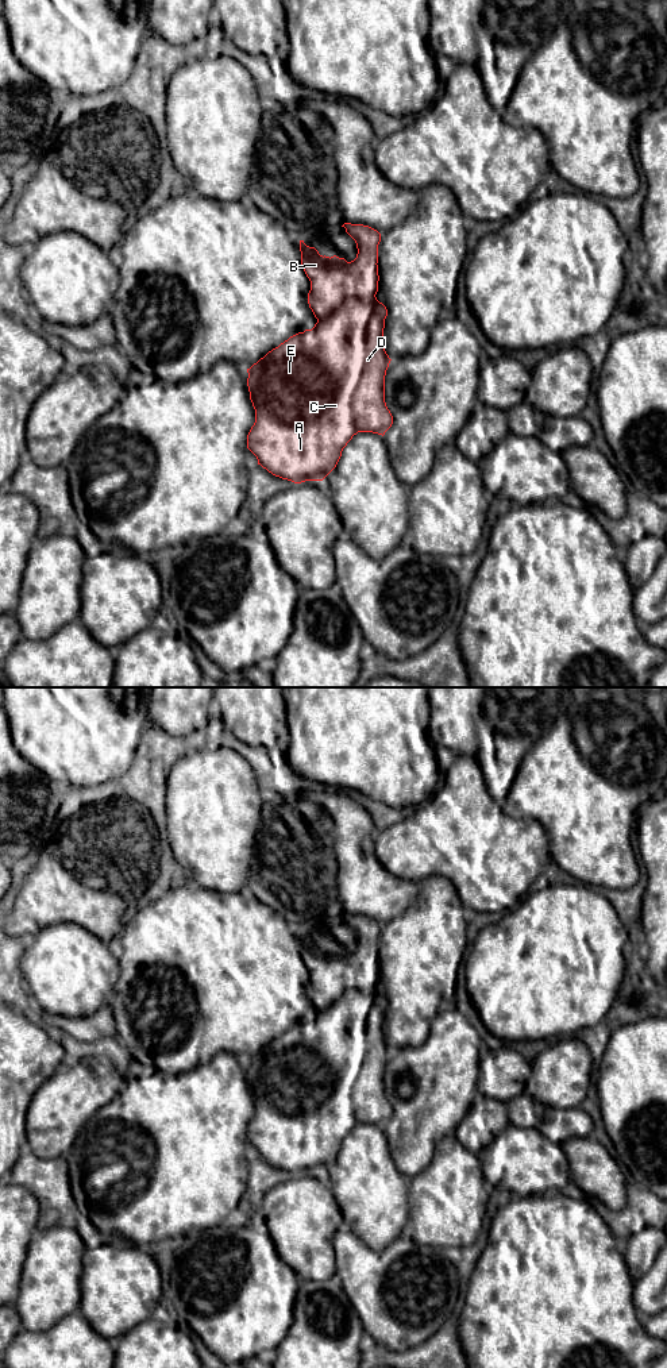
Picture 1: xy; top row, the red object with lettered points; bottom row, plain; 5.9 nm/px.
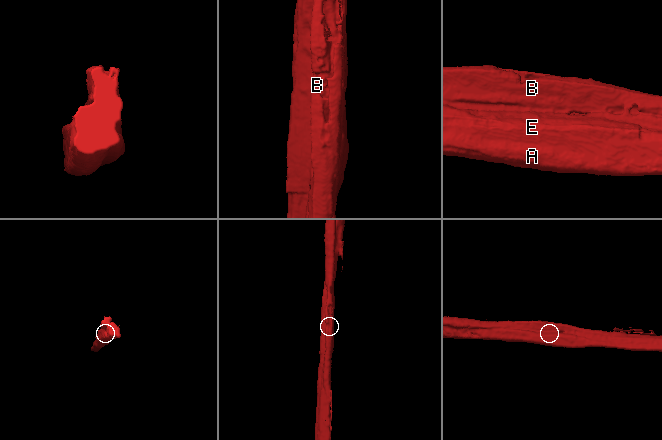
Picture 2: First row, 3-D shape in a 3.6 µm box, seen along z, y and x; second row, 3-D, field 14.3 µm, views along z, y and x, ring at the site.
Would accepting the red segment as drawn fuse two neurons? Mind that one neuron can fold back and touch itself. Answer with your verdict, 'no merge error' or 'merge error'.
merge error

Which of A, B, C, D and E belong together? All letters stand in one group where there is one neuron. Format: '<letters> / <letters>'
A C D E / B

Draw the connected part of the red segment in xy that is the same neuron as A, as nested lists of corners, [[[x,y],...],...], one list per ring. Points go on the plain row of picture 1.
[[[348,989],[342,998],[344,1010],[338,1014],[336,1025],[344,1030],[346,1037],[340,1047],[331,1047],[325,1037],[329,1013],[323,1010],[317,1014],[319,1032],[313,1034],[317,1034],[320,1044],[325,1047],[325,1056],[319,1045],[279,1044],[275,1038],[247,1060],[247,1078],[255,1101],[255,1114],[247,1126],[247,1140],[269,1164],[294,1175],[323,1172],[336,1159],[343,1140],[354,1126],[373,1124],[383,1128],[393,1115],[393,1107],[385,1094],[385,1067],[392,1052],[382,1030],[388,1001],[377,989],[369,994]]]

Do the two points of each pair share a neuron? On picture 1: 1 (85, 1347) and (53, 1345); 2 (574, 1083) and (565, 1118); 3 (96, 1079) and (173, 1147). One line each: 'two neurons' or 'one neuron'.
1: one neuron
2: two neurons
3: two neurons

